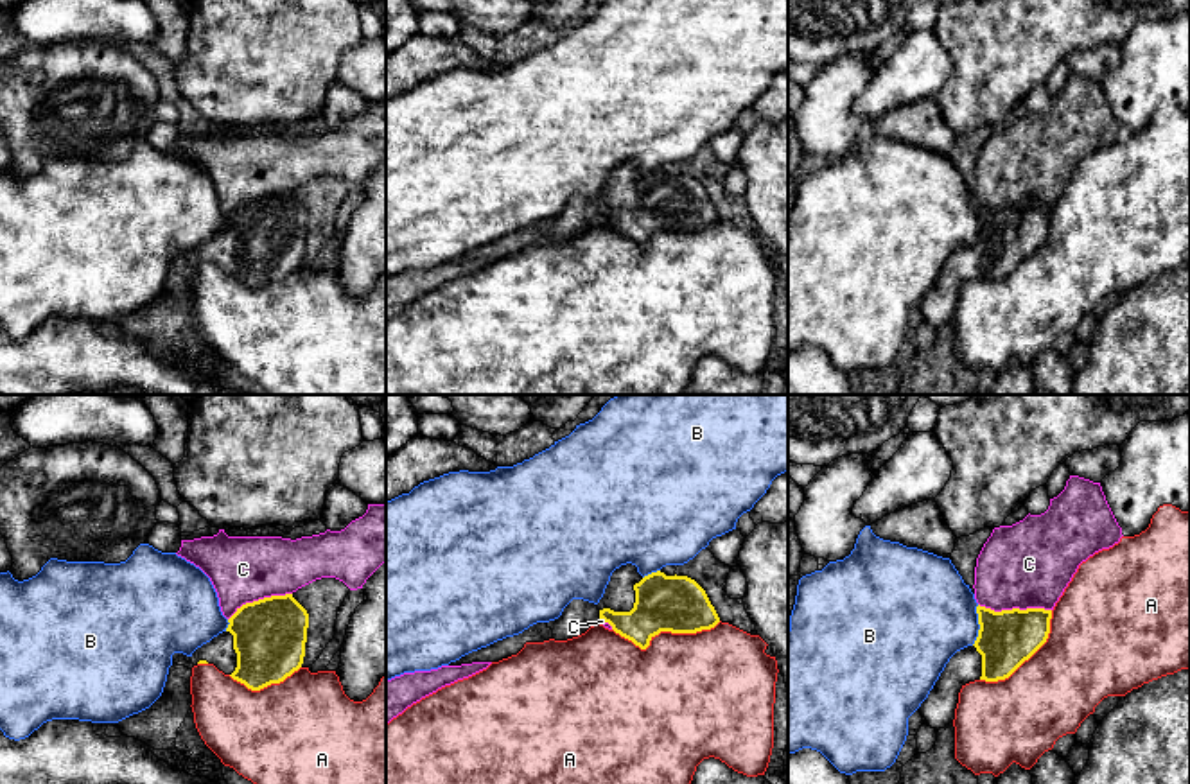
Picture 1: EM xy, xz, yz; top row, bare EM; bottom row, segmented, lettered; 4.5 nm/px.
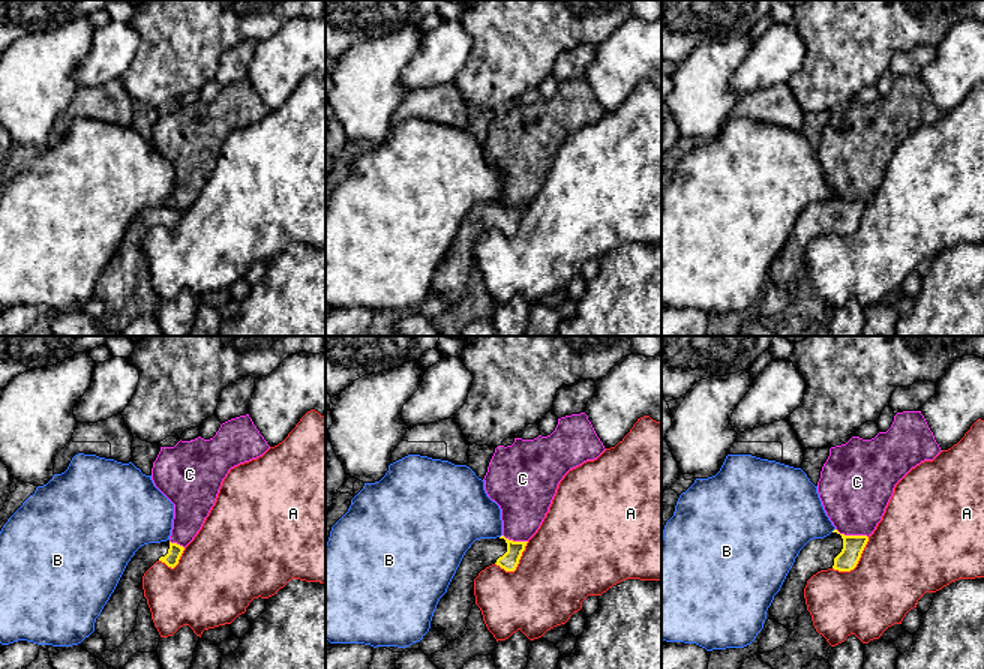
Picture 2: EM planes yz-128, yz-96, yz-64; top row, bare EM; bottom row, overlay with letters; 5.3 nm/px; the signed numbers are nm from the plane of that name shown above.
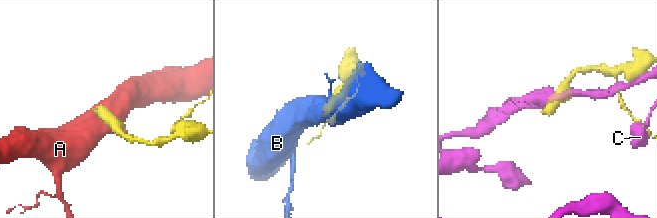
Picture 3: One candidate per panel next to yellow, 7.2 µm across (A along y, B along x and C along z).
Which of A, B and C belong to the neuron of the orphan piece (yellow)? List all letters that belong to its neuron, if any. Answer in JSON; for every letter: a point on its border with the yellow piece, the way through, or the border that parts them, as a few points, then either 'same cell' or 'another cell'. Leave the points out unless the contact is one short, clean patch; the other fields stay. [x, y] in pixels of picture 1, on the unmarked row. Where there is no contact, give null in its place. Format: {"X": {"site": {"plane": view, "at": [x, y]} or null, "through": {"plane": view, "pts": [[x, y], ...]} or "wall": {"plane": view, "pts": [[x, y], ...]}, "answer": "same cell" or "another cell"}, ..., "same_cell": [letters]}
{"A": {"site": {"plane": "xz", "at": [664, 228]}, "answer": "another cell"}, "B": {"site": {"plane": "yz", "at": [979, 221]}, "wall": {"plane": "yz", "pts": [[979, 203], [979, 230], [971, 243]]}, "answer": "another cell"}, "C": {"site": {"plane": "yz", "at": [1014, 207]}, "answer": "another cell"}, "same_cell": []}

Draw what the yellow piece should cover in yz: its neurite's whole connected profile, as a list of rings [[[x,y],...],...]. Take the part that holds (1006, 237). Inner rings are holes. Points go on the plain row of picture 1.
[[[978,203],[976,212],[980,228],[975,242],[949,257],[928,296],[921,301],[923,319],[935,328],[953,321],[958,291],[966,282],[1009,276],[1046,240],[1050,231],[1052,208],[994,210]]]

